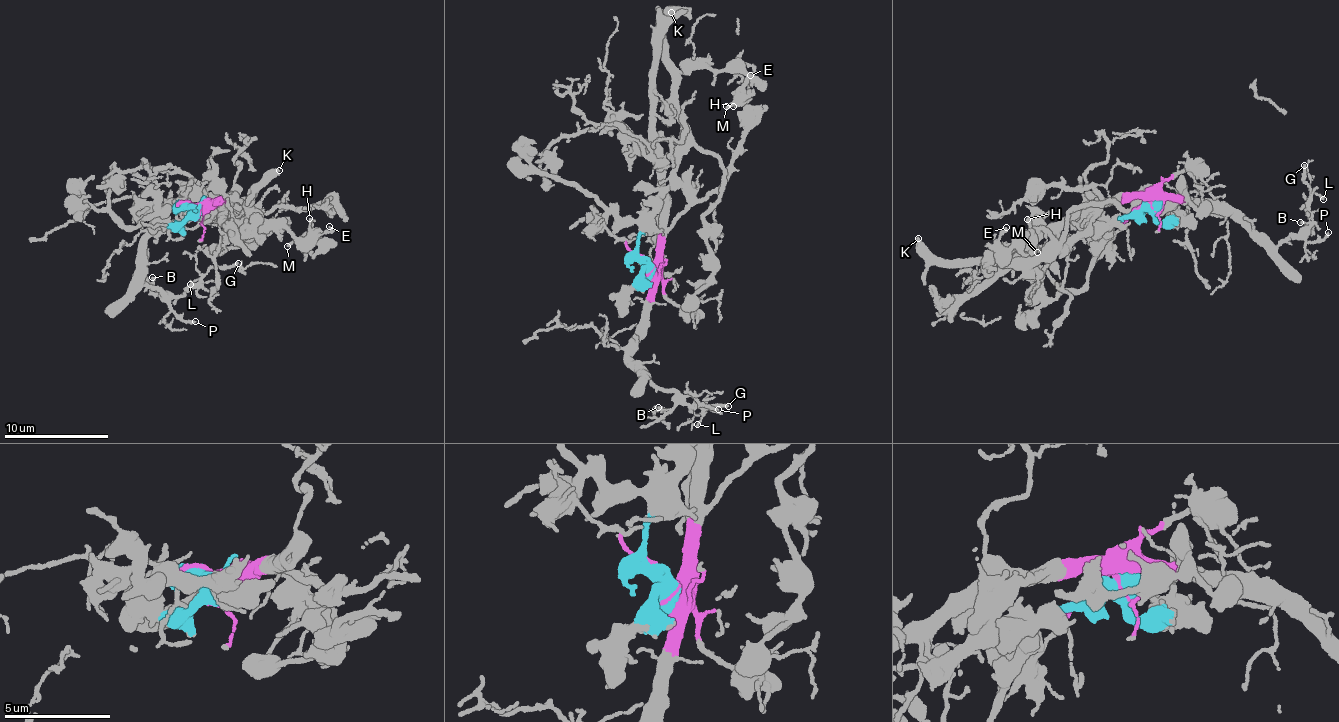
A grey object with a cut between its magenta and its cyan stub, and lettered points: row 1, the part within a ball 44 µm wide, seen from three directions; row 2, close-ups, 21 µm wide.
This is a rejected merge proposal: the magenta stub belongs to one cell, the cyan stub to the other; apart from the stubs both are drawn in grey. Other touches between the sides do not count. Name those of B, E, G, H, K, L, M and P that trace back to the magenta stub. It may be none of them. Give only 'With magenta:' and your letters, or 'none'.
With magenta: B, G, L, P

